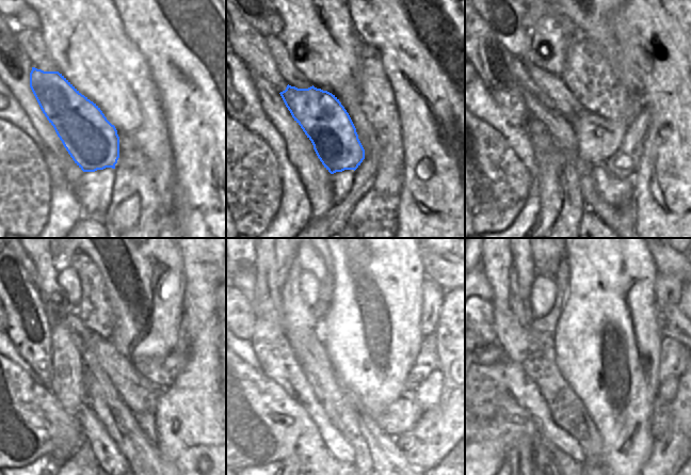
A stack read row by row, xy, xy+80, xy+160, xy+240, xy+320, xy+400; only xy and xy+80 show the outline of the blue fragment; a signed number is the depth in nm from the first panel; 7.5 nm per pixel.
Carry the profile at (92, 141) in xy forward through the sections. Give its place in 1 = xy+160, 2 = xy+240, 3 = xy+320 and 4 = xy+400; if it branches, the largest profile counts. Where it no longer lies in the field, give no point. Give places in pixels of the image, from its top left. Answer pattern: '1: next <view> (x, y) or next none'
1: next xy+160 (598, 139)
2: next xy+240 (162, 373)
3: next xy+320 (427, 361)
4: next xy+400 (674, 358)

